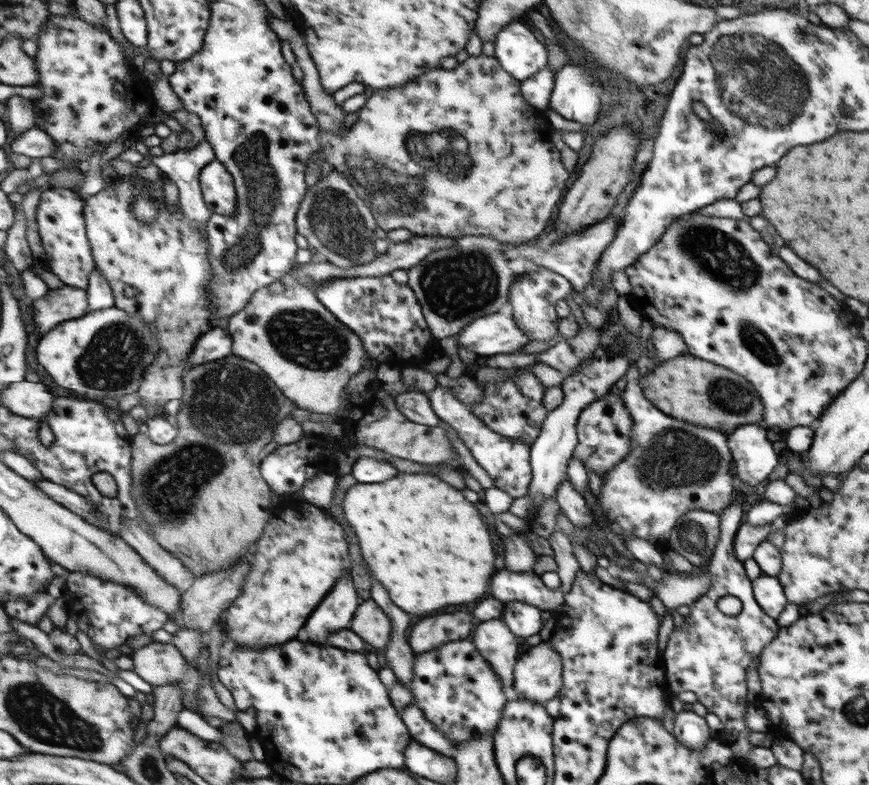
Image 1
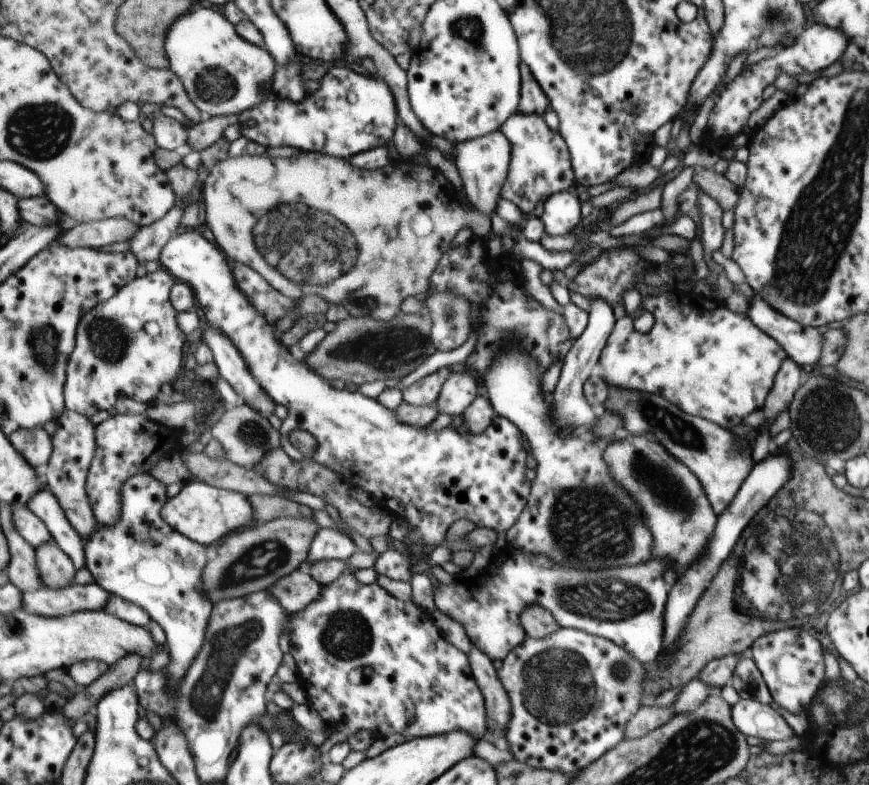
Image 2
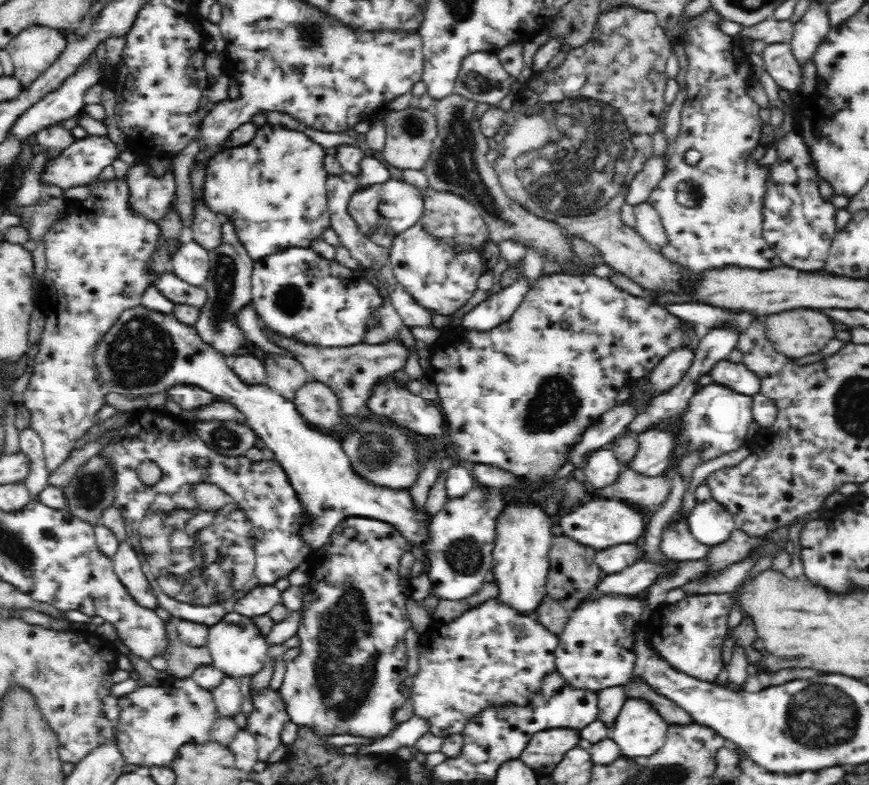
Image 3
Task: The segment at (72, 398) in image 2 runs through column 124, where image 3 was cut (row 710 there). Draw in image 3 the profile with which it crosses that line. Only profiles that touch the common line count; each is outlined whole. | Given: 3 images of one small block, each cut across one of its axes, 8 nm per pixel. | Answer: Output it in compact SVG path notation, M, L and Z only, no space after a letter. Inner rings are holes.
M348 517L344 519L338 526L333 528L329 538L330 546L328 546L328 556L323 564L312 570L310 581L303 586L304 604L302 609L305 611L305 616L297 634L300 637L300 647L294 658L286 665L286 671L283 676L283 682L280 687L282 695L284 695L284 703L286 709L290 713L291 721L297 724L298 727L308 728L314 734L321 736L334 736L334 734L350 734L352 736L362 736L362 738L380 738L386 736L390 731L393 731L398 722L394 719L394 712L398 710L404 703L403 680L408 678L409 673L406 670L406 645L405 634L411 628L411 621L408 617L407 600L410 599L410 581L409 578L403 578L398 573L399 561L408 549L409 542L402 535L402 531L390 521L376 519L376 517ZM346 530L354 530L354 536L348 538L344 532Z

